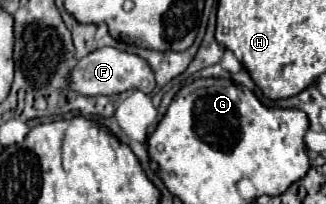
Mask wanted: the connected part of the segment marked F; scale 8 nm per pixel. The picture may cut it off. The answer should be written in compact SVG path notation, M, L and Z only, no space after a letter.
M102 47L102 49L88 53L86 57L82 57L76 63L76 67L68 73L66 79L68 79L68 85L72 91L76 91L80 95L88 95L88 97L92 97L92 95L114 95L114 93L122 93L128 89L140 89L144 93L152 93L152 89L156 87L154 73L142 57L114 49L114 47Z

